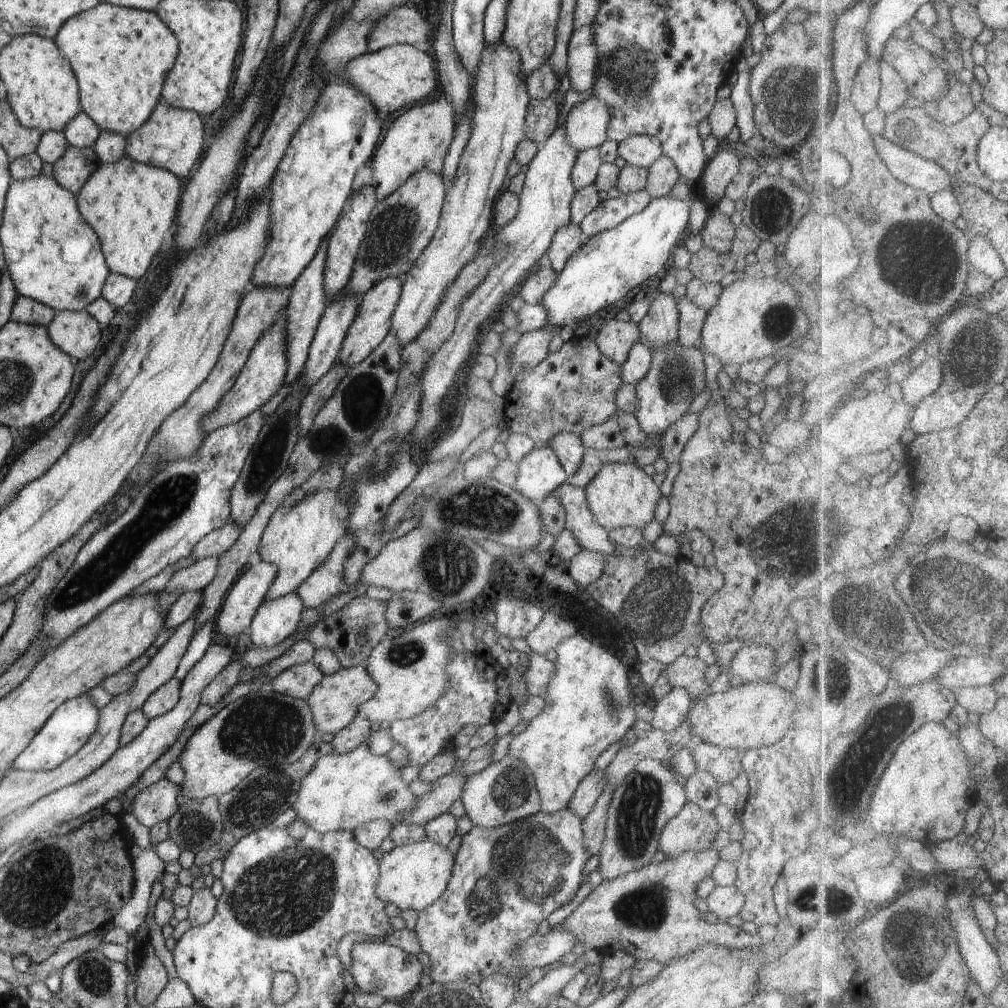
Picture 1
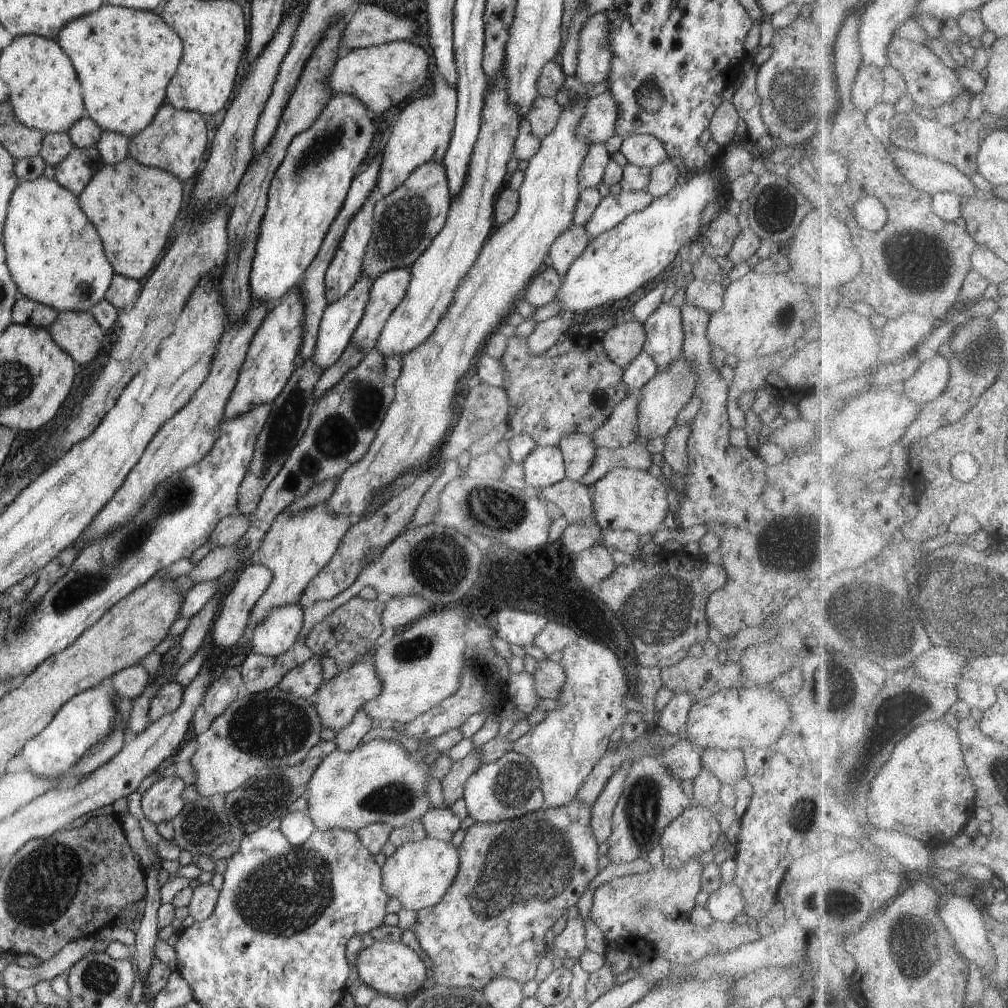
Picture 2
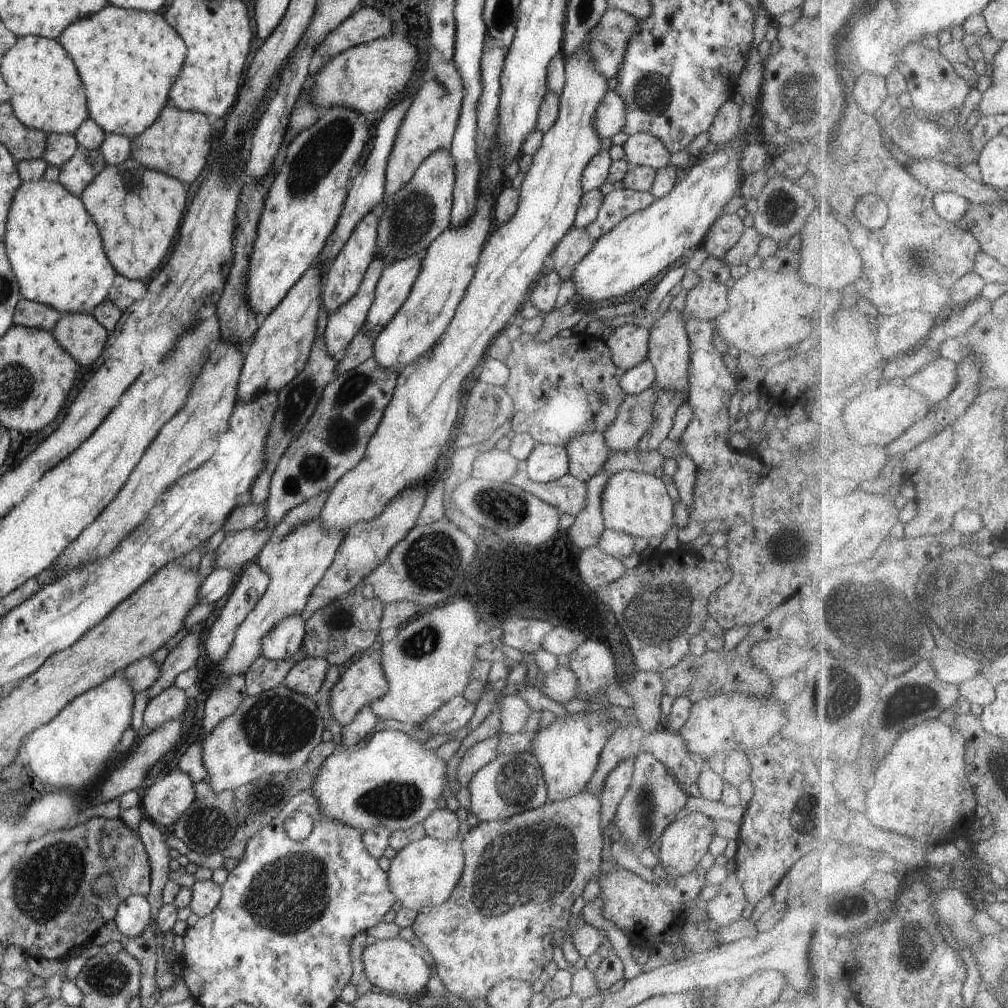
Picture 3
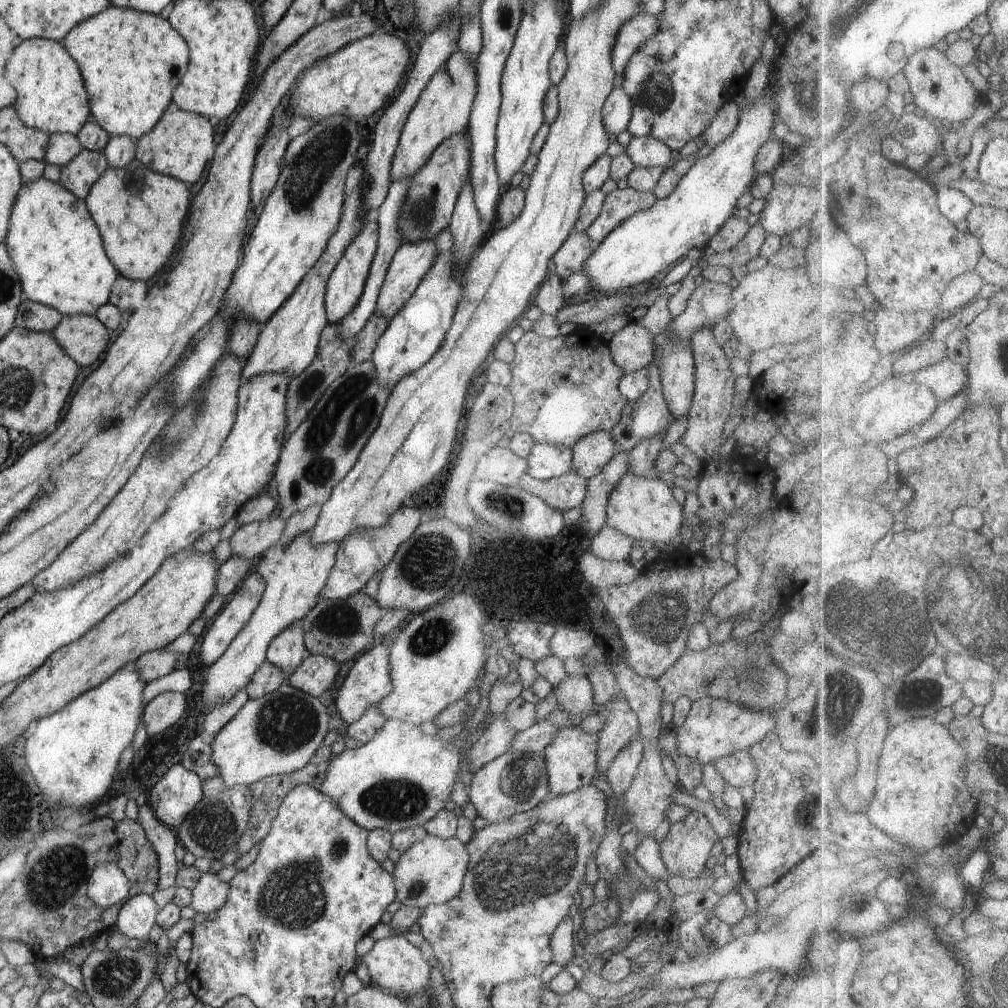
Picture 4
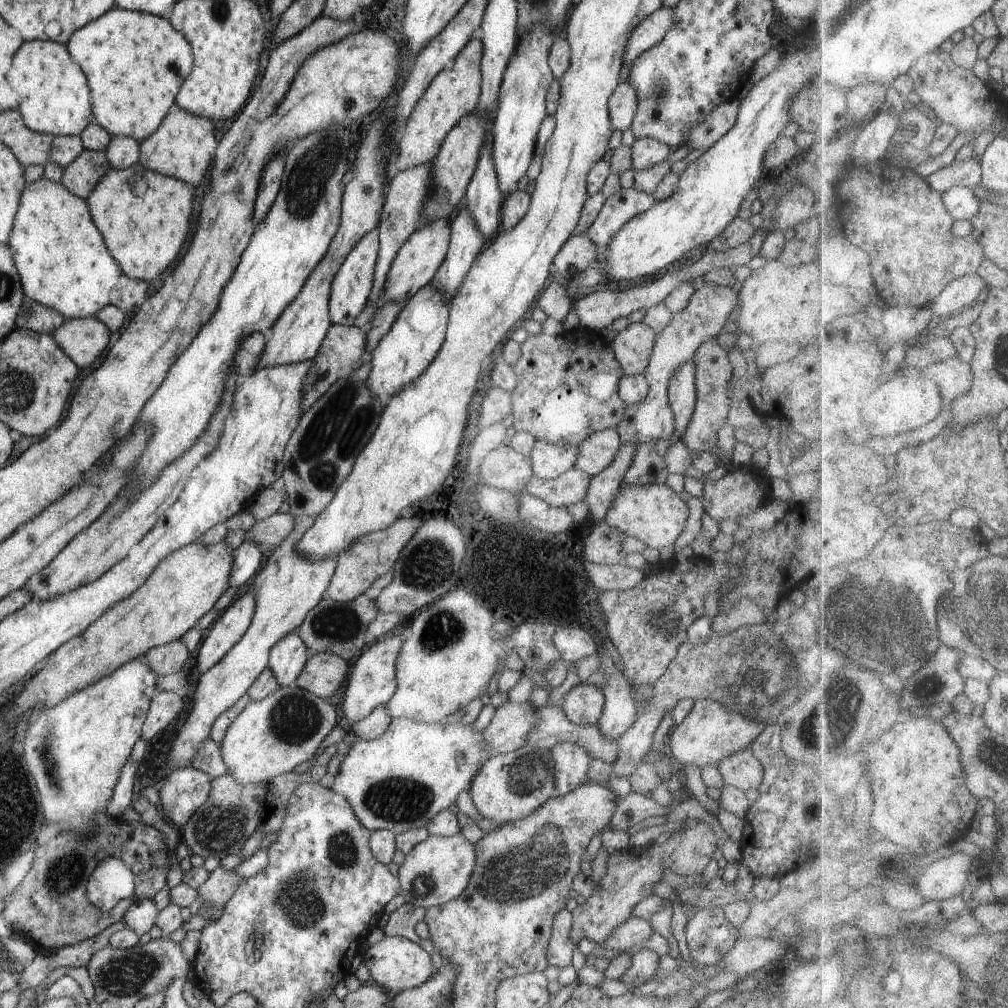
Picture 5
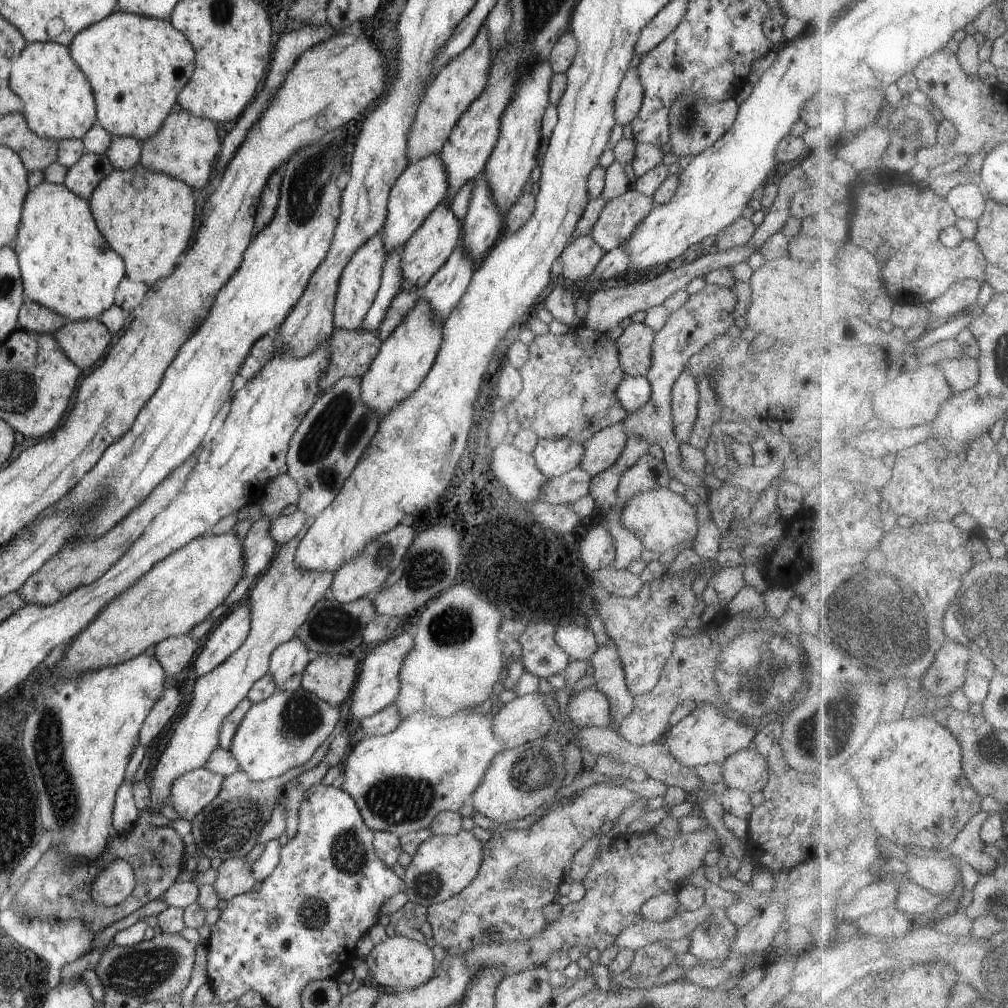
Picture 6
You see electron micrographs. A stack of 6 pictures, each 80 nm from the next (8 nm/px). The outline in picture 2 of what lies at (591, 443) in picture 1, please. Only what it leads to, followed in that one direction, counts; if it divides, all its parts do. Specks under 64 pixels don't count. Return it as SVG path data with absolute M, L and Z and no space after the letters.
M630 392L629 396L614 408L610 418L591 434L596 447L622 448L639 438L638 402L640 394Z

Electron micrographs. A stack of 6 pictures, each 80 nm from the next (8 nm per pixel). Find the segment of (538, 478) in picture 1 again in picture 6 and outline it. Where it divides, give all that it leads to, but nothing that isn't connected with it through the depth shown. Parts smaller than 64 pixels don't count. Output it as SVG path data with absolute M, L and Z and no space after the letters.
M539 438L532 455L538 470L551 479L578 467L583 454L583 445L576 441Z

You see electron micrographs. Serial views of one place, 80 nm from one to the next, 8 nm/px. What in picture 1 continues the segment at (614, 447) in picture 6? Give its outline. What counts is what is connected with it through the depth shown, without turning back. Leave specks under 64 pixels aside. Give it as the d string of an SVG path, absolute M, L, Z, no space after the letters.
M565 432L555 434L549 440L549 446L558 456L558 461L568 477L578 472L586 446L582 444L581 438L577 434Z

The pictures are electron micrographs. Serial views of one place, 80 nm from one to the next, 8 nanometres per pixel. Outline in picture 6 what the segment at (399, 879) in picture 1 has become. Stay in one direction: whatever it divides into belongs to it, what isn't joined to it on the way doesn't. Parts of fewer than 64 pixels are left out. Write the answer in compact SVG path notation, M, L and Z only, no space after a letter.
M462 829L453 835L432 834L416 849L404 870L406 896L425 907L454 897L474 880L483 861L482 855L483 843L476 840L470 831Z

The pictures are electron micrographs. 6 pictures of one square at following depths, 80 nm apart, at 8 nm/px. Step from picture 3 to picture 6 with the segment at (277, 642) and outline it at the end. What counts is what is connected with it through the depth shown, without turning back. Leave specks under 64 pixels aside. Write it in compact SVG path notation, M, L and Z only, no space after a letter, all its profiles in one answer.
M298 636L279 644L270 655L268 673L274 679L278 689L298 690L301 687L302 674L315 654Z

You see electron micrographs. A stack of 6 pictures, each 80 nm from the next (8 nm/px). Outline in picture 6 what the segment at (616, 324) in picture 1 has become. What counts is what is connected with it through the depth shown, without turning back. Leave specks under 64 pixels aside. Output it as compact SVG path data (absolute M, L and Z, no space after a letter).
M632 322L616 340L622 370L631 377L646 376L650 368L655 330Z

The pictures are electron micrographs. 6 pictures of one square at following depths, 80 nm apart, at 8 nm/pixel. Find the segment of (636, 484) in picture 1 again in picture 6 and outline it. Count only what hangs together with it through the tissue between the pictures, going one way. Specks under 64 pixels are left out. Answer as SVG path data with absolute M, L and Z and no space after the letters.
M658 487L631 496L620 511L619 521L642 541L646 550L650 549L661 555L665 550L680 549L680 552L685 548L693 548L693 540L699 527L696 510L697 507L690 505L683 495L668 487Z

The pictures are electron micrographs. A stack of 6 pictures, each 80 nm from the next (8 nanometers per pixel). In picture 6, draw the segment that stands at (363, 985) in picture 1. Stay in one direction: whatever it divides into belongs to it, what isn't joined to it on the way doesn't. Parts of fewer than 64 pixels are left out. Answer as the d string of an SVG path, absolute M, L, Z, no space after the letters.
M388 937L374 945L363 960L368 964L369 973L378 982L378 986L394 991L415 989L428 982L434 976L438 964L431 948L408 937Z

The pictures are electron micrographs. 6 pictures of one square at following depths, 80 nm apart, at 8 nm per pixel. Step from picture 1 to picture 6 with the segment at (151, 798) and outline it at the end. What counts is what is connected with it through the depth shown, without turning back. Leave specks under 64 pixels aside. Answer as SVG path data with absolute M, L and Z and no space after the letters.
M200 767L180 775L172 783L170 806L179 818L192 820L218 796L224 777Z

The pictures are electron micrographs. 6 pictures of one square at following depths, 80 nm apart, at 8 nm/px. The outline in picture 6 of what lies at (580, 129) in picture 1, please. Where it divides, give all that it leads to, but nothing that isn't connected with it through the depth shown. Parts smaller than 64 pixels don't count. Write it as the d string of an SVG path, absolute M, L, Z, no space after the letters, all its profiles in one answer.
M637 68L627 70L614 97L616 124L625 127L631 124L640 110L644 98L644 89Z

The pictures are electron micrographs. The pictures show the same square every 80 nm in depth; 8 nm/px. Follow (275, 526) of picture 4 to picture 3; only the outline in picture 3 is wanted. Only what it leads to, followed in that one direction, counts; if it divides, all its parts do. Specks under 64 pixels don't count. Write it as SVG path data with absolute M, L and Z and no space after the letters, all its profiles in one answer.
M248 527L237 533L228 533L214 551L214 570L239 570L246 562L254 560L254 556L266 544L273 530L265 528L256 531Z

